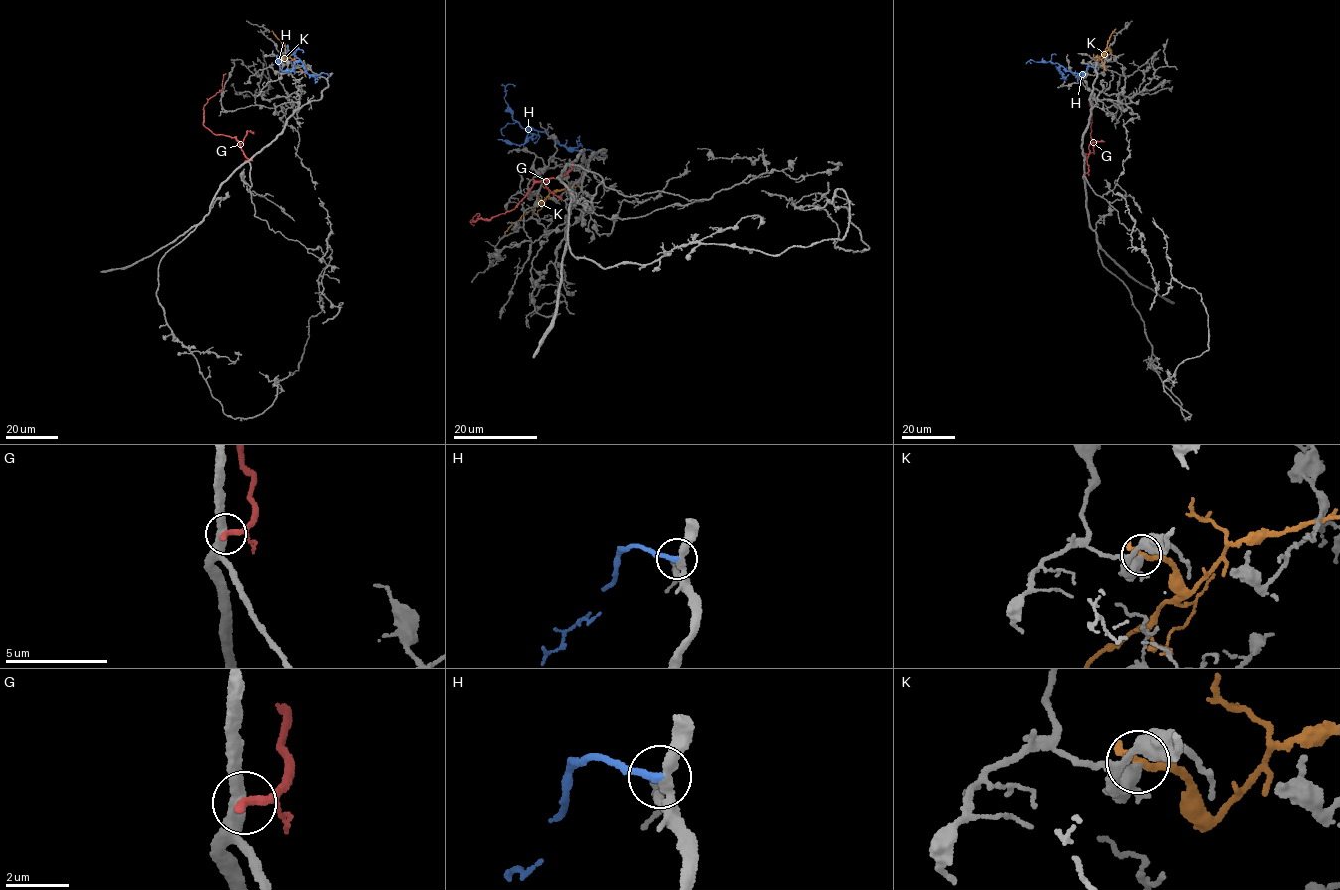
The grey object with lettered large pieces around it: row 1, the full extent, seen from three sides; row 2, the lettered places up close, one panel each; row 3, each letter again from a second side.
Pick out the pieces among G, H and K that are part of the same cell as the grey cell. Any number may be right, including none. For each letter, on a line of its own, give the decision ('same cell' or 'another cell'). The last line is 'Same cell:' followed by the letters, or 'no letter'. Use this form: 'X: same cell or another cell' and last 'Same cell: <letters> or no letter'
G: another cell
H: same cell
K: another cell
Same cell: H

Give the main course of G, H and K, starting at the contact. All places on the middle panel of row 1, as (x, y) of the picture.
G: (572, 165), (564, 174), (537, 181), (513, 209), (473, 222), (477, 213), (470, 220), (473, 226)
H: (598, 156), (589, 149), (567, 149), (543, 132), (522, 128), (513, 118), (503, 98), (506, 86), (515, 87)
K: (531, 194), (537, 196), (538, 204), (510, 226), (502, 238)

